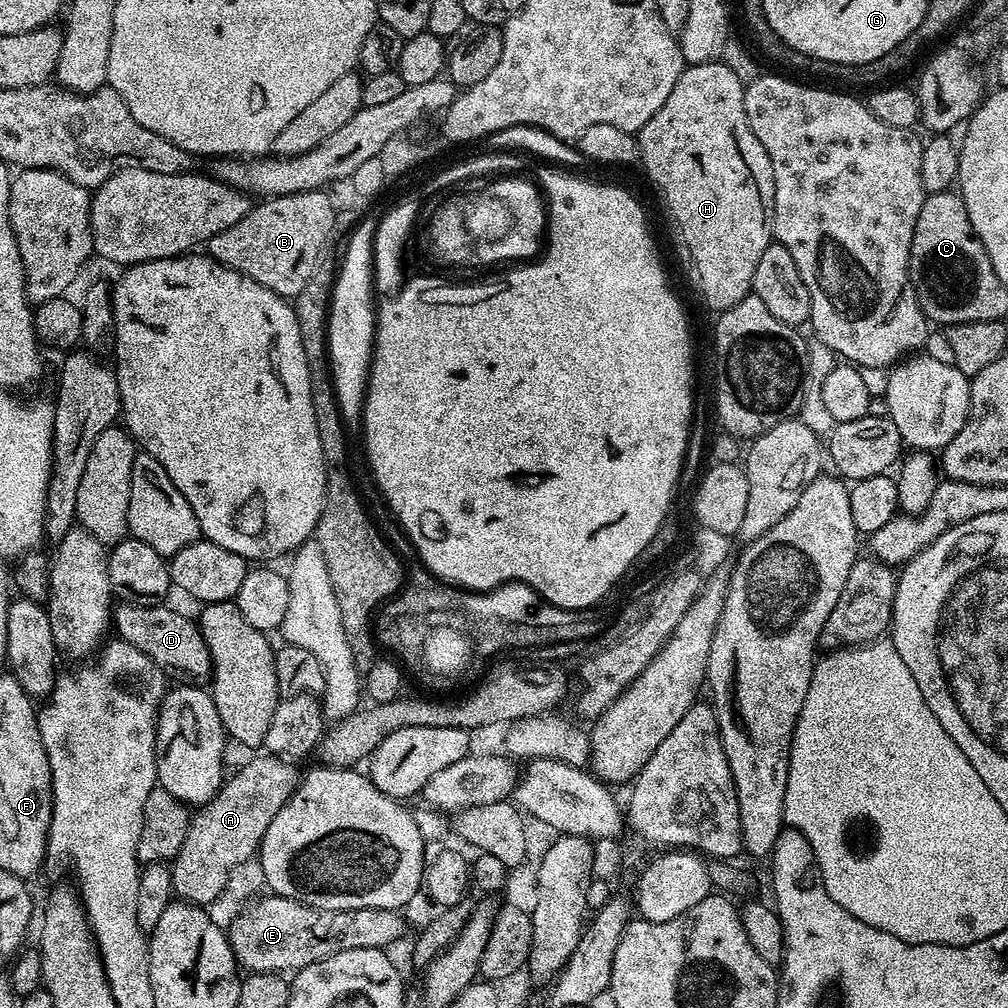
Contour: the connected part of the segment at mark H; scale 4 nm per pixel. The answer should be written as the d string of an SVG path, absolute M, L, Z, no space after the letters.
M711 60L705 64L690 64L685 67L684 72L674 82L674 90L670 90L670 98L662 102L662 110L646 122L638 133L638 160L644 163L644 172L660 187L664 200L668 203L668 212L676 219L684 240L688 243L688 252L692 255L692 264L696 267L696 276L700 279L700 292L704 300L713 308L716 314L725 312L730 306L738 306L742 298L746 298L752 292L752 279L754 270L758 267L758 258L762 258L762 250L773 243L772 235L772 203L774 202L774 170L770 166L770 154L762 147L762 142L754 138L754 130L750 130L750 122L746 118L746 106L744 105L744 90L746 84L738 78L730 66L723 62Z

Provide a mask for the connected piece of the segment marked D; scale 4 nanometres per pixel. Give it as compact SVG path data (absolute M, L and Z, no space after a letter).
M120 602L115 605L114 608L114 632L119 639L125 640L126 642L130 642L132 646L138 646L138 650L142 650L142 654L146 654L150 659L153 660L156 665L160 667L162 671L164 671L169 677L175 678L177 676L177 681L180 682L204 682L211 677L212 674L212 659L210 658L210 650L206 646L206 642L202 638L202 634L200 633L199 623L195 619L192 620L188 616L183 616L180 612L175 612L172 608L160 608L164 606L157 606L152 602Z

